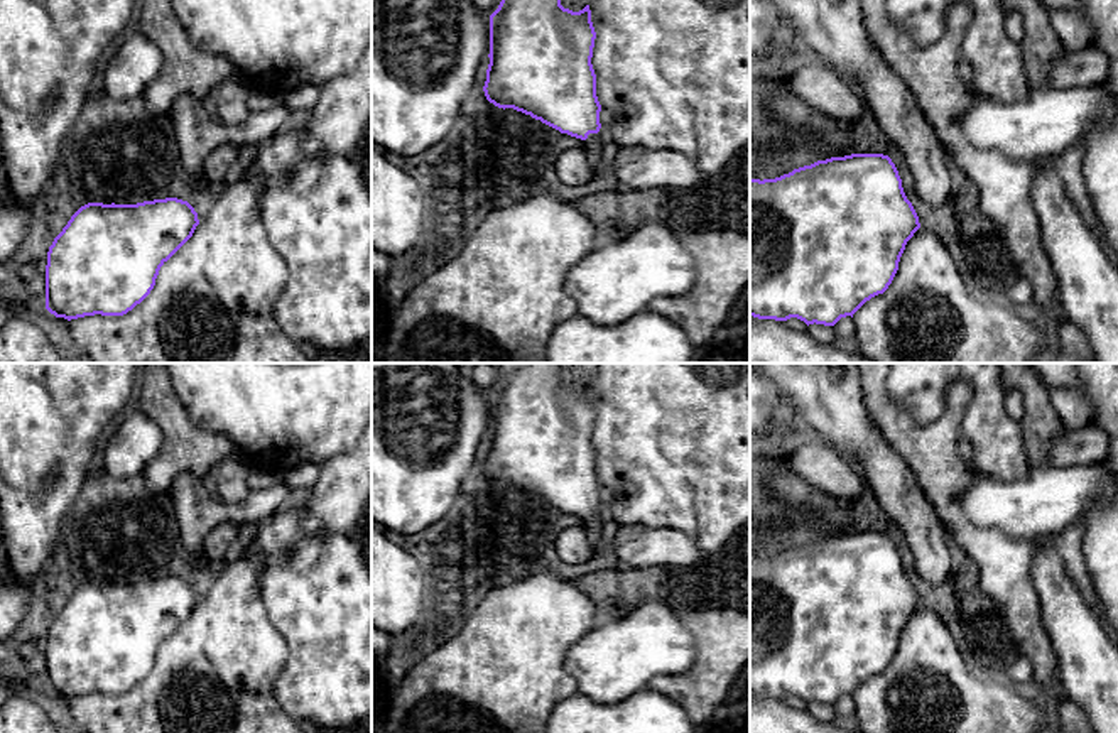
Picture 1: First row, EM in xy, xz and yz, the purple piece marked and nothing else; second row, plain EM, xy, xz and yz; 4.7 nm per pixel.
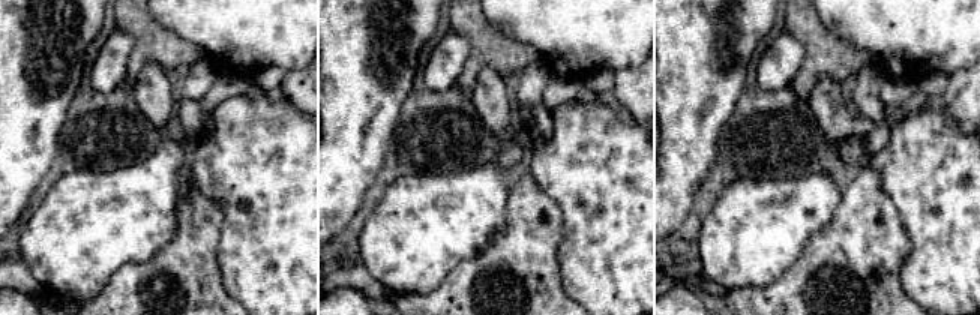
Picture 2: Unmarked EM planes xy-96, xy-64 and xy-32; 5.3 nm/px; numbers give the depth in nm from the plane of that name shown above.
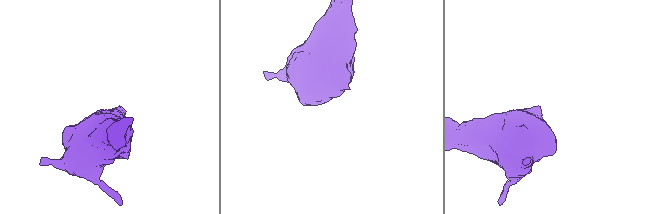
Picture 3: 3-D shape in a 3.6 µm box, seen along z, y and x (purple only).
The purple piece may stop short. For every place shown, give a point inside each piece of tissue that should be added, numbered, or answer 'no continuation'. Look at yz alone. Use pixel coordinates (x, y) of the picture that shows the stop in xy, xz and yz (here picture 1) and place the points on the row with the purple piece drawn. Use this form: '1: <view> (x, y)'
no continuation

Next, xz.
1: xz (593, 146)

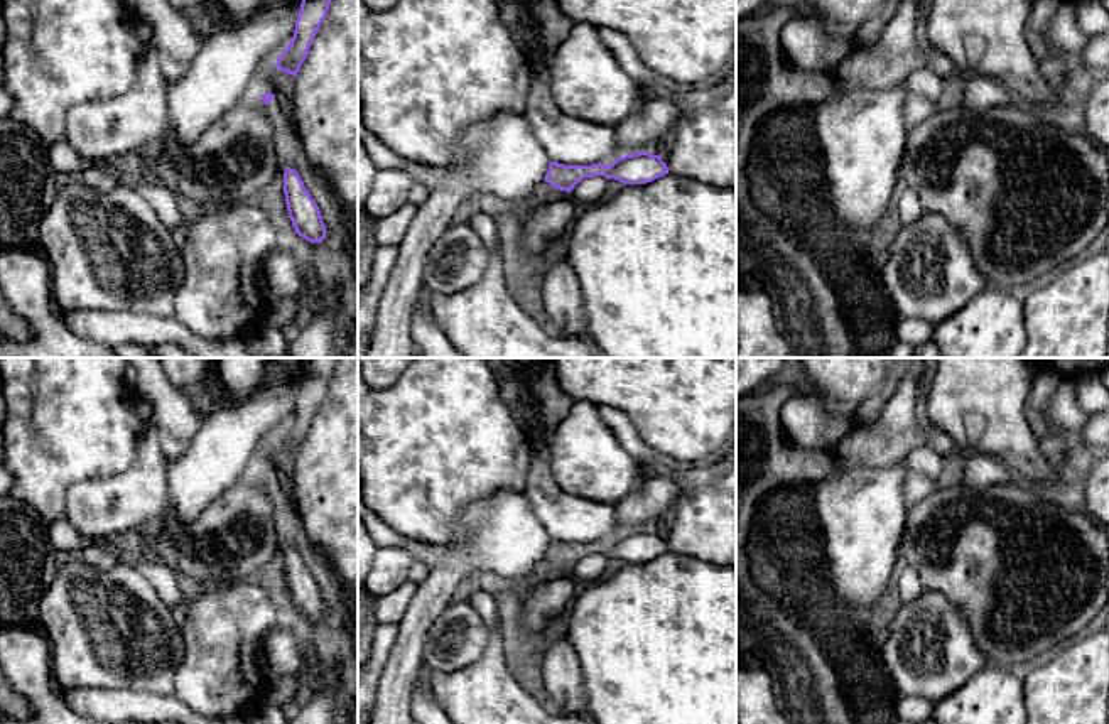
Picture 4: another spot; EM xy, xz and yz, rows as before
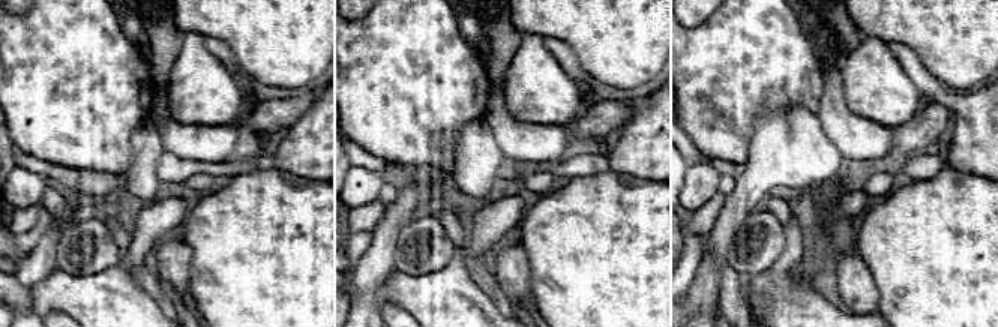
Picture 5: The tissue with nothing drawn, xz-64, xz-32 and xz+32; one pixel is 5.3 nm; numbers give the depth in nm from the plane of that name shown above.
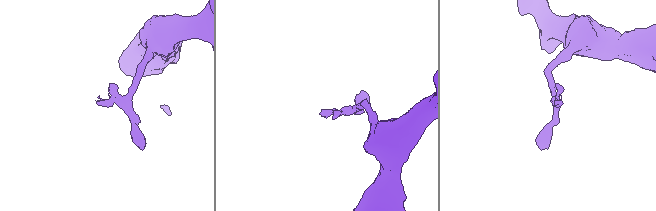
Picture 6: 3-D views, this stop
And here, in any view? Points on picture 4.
no continuation

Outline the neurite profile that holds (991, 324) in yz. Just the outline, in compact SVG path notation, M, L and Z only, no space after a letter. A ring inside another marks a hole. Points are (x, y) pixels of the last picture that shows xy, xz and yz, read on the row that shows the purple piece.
M986 287L933 329L942 358L1018 358L1026 346L1023 295Z

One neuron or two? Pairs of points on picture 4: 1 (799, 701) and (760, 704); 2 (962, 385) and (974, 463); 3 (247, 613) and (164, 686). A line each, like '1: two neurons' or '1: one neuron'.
1: two neurons
2: two neurons
3: two neurons

